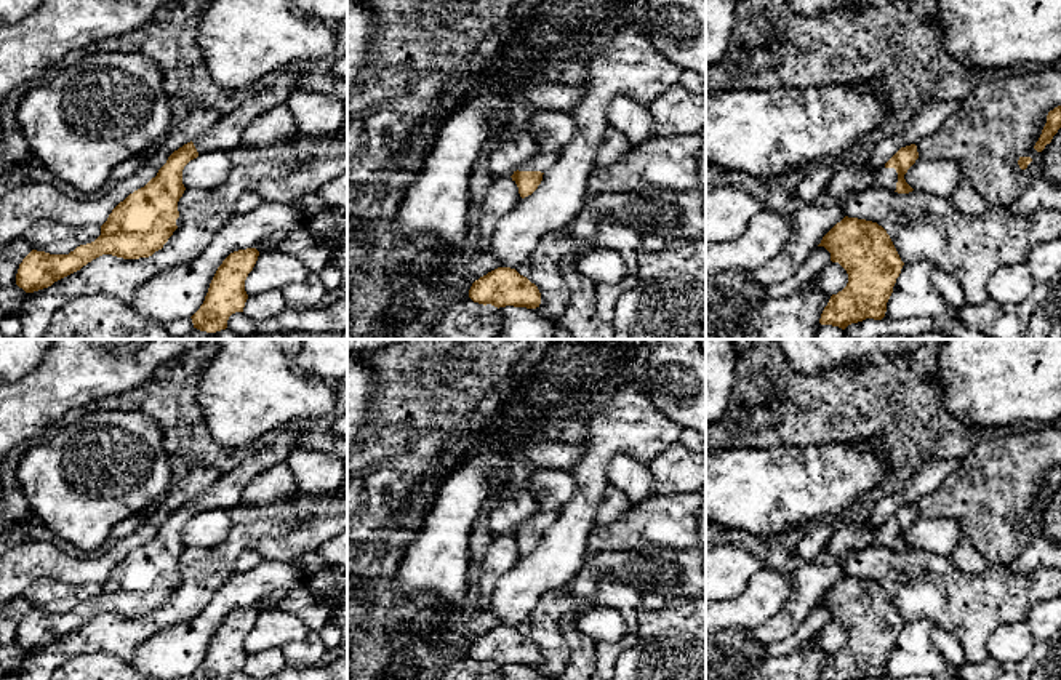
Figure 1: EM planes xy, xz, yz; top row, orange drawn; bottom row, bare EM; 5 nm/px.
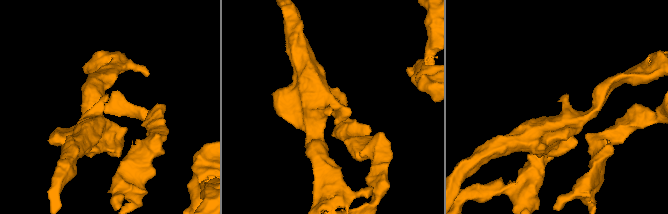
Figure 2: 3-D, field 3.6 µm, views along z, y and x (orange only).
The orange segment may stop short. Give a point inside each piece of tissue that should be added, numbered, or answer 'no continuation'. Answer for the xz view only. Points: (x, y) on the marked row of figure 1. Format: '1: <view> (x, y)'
1: xz (543, 160)

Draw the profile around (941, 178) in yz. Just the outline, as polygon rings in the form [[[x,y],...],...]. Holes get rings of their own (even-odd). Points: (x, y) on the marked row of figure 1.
[[[919,157],[904,174],[904,179],[914,190],[952,198],[965,176],[960,165],[954,160]]]

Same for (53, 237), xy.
[[[42,219],[30,224],[22,238],[32,250],[50,254],[69,254],[80,245],[94,242],[101,235],[96,224],[70,226],[58,221]]]

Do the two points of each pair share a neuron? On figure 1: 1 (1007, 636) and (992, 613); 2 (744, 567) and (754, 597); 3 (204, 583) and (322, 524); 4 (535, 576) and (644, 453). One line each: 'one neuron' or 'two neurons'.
1: two neurons
2: two neurons
3: one neuron
4: one neuron

